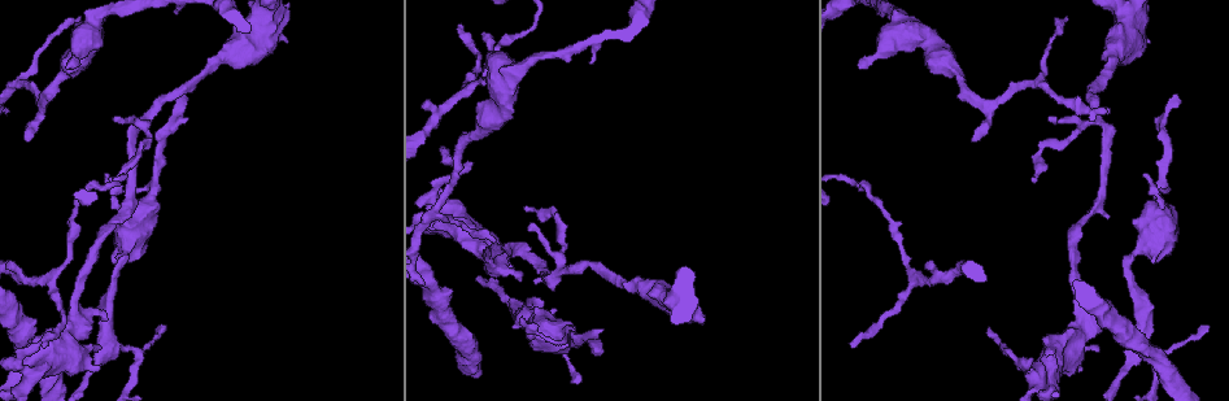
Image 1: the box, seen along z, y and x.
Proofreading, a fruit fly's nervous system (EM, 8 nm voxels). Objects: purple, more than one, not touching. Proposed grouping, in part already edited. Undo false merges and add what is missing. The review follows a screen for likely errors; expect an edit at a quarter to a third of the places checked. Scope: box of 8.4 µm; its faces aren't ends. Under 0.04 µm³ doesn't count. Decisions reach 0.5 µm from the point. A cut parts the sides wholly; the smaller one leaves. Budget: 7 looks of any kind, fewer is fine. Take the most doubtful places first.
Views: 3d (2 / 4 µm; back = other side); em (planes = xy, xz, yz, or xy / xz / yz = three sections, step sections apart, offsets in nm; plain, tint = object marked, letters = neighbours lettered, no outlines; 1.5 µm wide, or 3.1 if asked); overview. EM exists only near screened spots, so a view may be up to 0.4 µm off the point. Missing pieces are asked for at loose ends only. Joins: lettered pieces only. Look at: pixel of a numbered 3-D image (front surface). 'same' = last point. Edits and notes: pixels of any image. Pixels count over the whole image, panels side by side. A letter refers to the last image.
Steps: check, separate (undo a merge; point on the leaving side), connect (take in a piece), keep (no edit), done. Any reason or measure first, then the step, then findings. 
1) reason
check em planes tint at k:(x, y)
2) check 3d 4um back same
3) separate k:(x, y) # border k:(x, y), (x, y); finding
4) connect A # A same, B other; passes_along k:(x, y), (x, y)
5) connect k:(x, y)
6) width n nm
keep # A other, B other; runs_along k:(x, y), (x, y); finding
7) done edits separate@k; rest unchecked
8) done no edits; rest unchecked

free end
check em yz step 4 tint at 1:(971, 138)

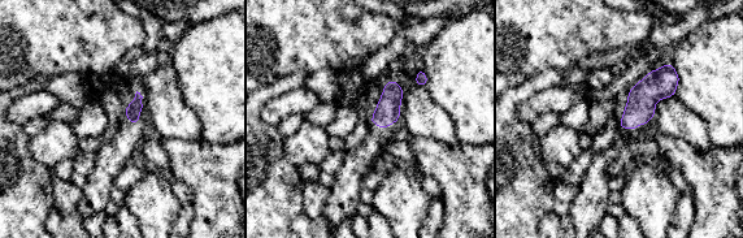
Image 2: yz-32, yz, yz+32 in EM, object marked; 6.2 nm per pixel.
check em xy step 4 letters same

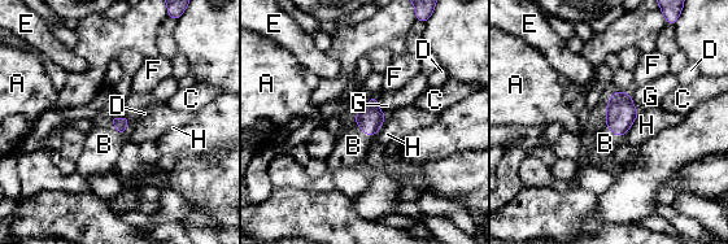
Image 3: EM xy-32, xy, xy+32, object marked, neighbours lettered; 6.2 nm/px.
longest_contact H 170 nm
connect B # A other, B same, C other, D other, E other, F other, G other, H other; passes_along 3:(120, 125), (116, 129), (104, 144); it goes on there

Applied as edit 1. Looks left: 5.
check overview

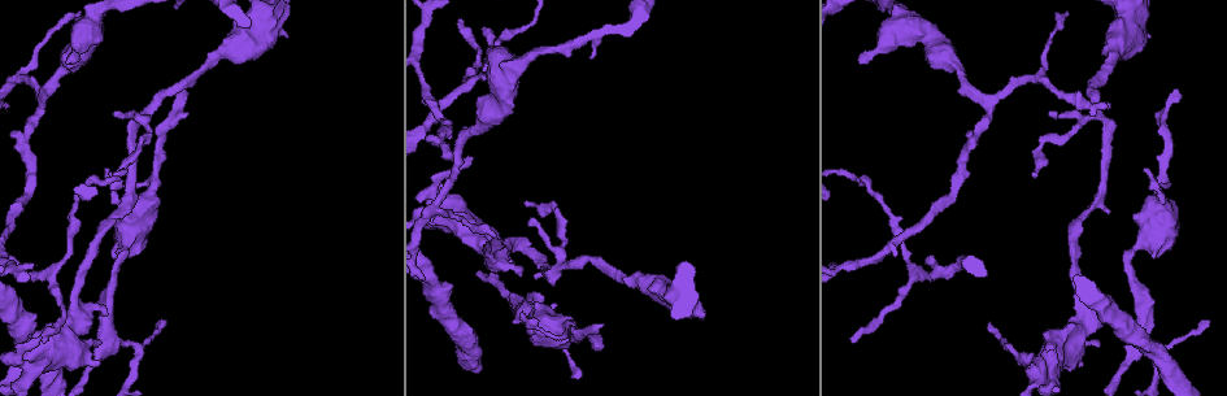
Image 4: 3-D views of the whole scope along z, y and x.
tapers out
check em planes tint at 4:(187, 91)

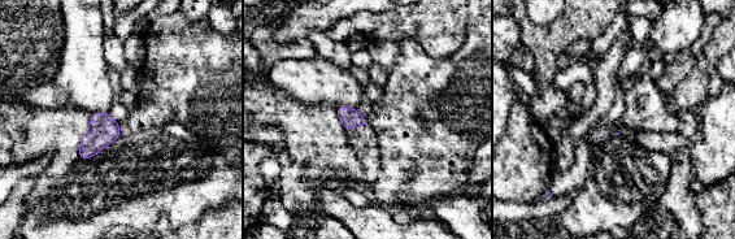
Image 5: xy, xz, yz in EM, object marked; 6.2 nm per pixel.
see the neighbours
check em planes letters same

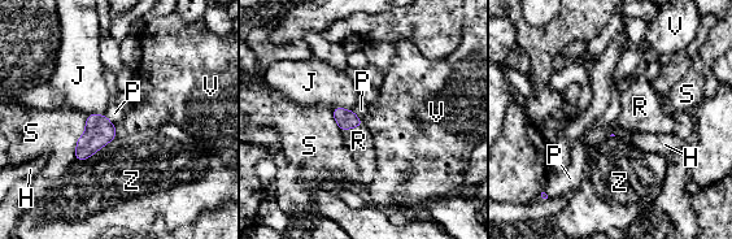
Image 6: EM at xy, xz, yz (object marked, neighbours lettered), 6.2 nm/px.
connect R # H other, J other, P other, R same, S other, V other, Z other; passes_along 6:(345, 120), (352, 127), (358, 140); the neuron continues

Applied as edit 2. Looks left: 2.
done edits connect@3, connect@6; rest unchecked

